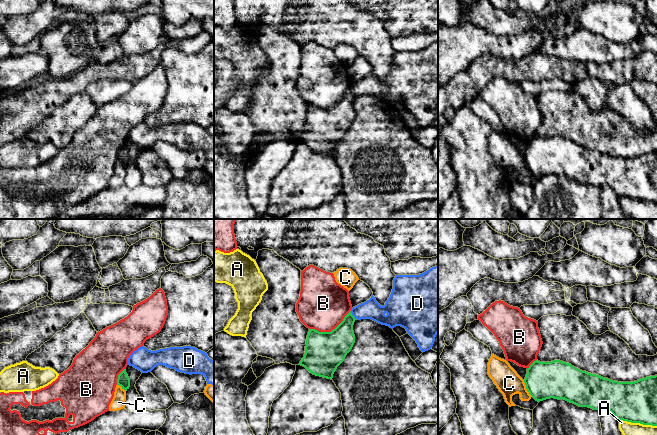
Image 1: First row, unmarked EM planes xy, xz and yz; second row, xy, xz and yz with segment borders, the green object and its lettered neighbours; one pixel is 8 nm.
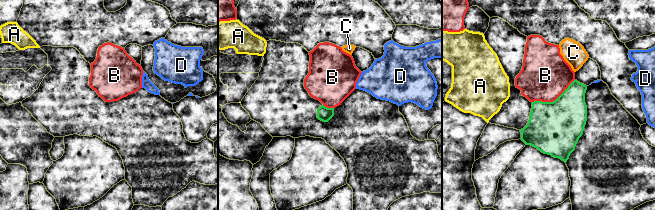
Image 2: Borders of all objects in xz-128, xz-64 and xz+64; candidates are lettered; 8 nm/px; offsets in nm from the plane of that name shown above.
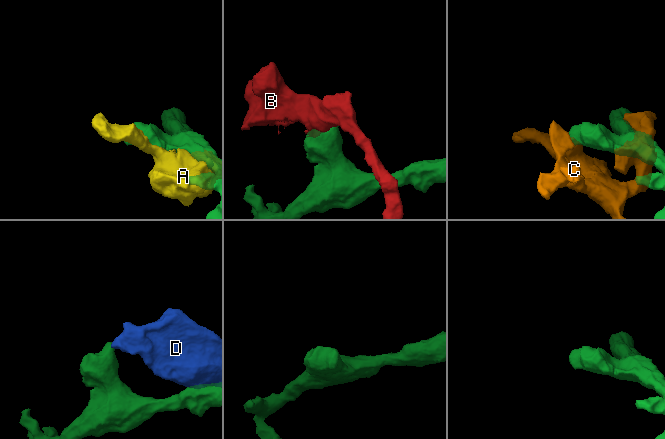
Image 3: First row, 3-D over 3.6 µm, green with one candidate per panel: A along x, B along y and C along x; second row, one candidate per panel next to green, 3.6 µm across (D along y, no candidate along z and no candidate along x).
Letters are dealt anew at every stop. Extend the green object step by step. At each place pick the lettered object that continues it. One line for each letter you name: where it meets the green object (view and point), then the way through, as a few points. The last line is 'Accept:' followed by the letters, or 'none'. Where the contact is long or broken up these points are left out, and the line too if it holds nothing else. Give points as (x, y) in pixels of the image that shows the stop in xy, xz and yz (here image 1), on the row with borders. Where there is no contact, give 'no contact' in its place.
Accept: none

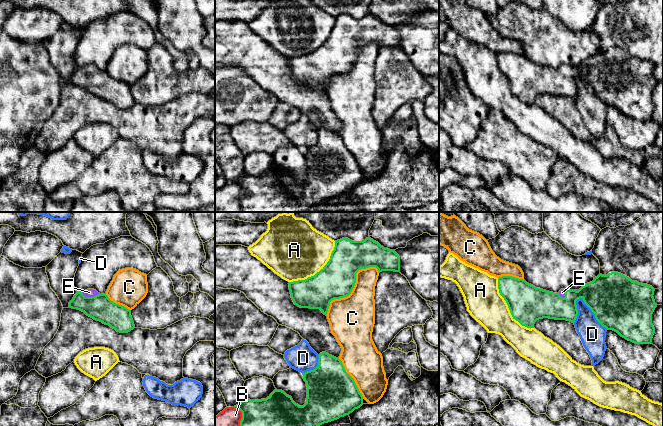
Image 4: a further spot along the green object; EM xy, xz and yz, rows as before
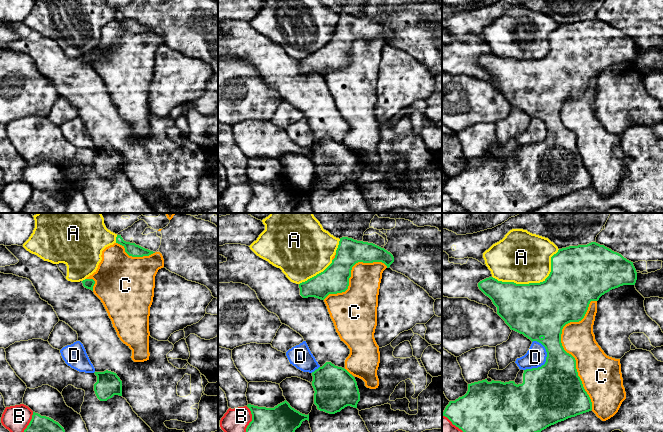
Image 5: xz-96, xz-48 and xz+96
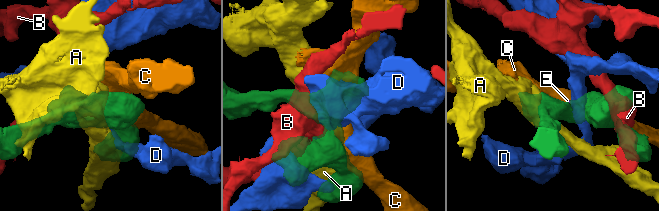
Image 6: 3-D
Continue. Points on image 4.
E: contact xy (90, 297); way xy (100, 308), (90, 297), (89, 292)
Accept: E

